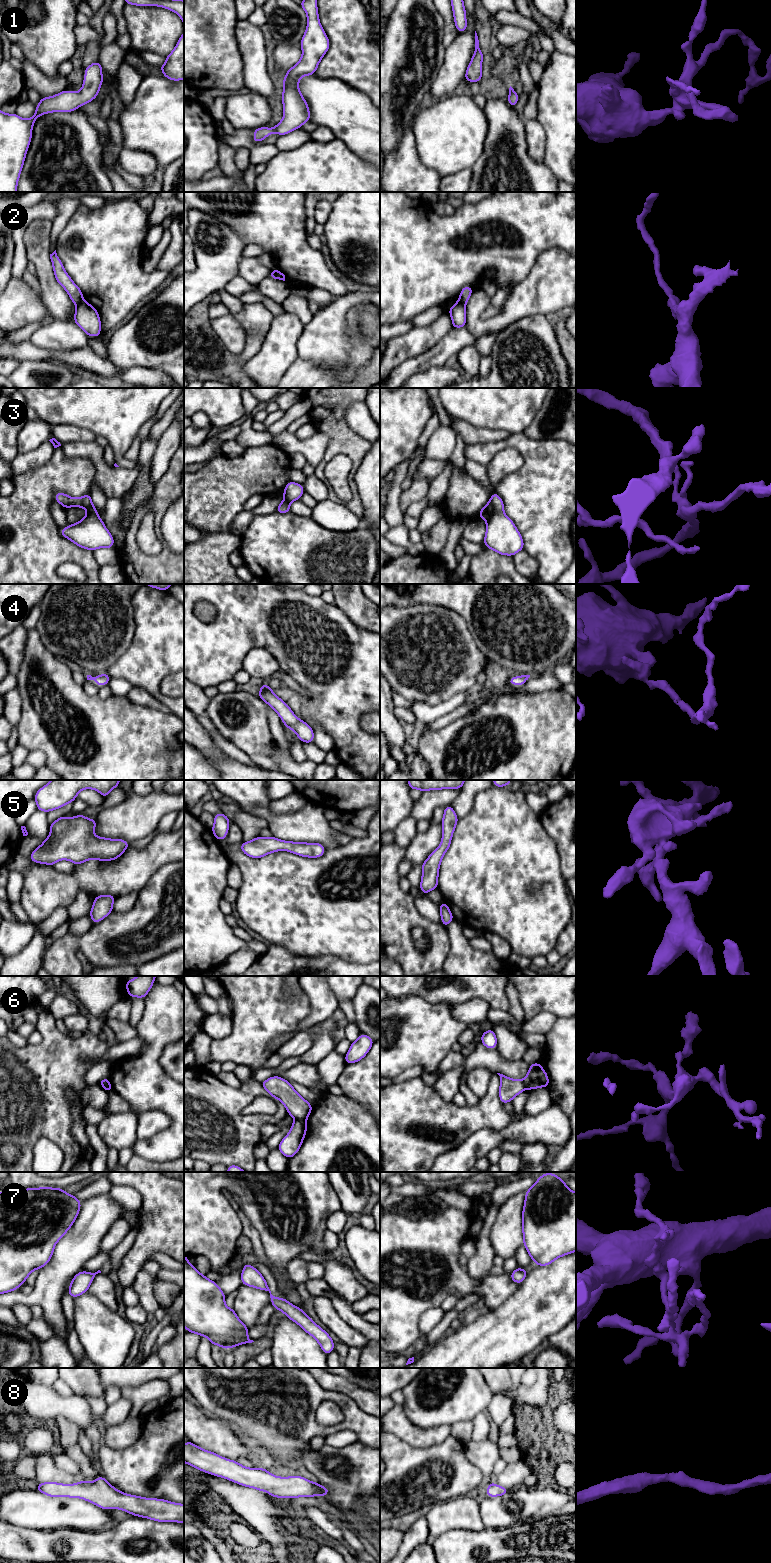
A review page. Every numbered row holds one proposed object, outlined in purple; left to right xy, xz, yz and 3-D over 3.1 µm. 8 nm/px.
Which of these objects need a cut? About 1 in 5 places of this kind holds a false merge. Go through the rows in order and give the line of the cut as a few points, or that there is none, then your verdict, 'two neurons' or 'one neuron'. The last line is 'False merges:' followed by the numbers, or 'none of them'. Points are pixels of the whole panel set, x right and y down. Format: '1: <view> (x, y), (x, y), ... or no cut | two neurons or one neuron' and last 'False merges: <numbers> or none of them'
1: no cut | one neuron
2: xy (83, 300), (76, 305) | two neurons
3: xy (91, 504), (88, 511), (98, 517) | two neurons
4: no cut | one neuron
5: no cut | one neuron
6: xz (295, 1119), (305, 1120) | two neurons
7: no cut | one neuron
8: no cut | one neuron
False merges: 2, 3, 6

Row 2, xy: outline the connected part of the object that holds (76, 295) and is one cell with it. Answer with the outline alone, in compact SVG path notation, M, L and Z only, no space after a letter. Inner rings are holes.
M56 250L50 254L50 259L56 281L65 289L72 302L78 305L83 301L83 292L65 271L62 261L57 256Z

